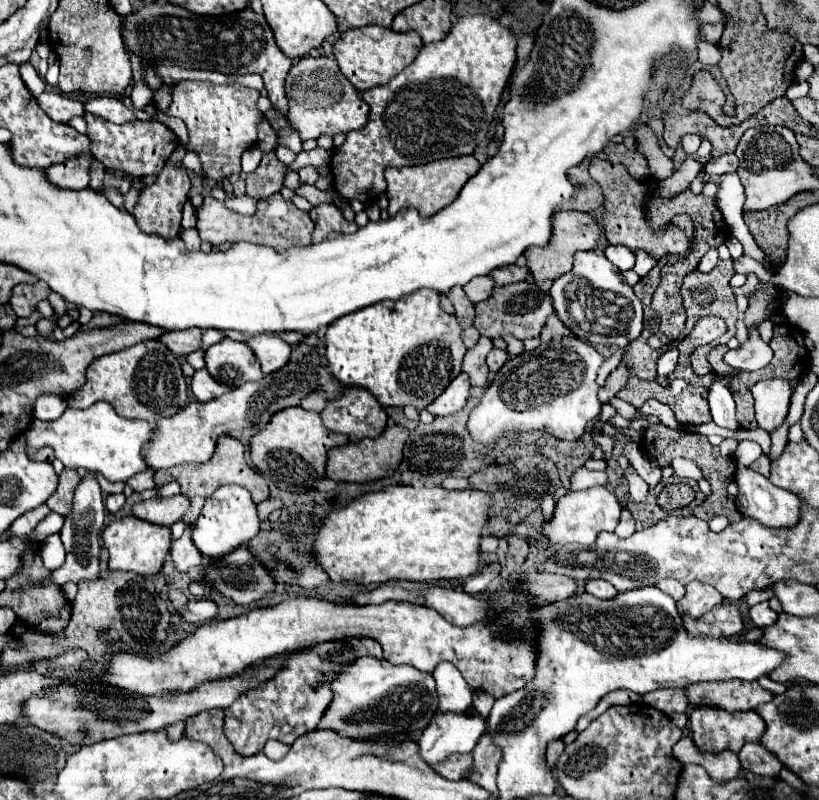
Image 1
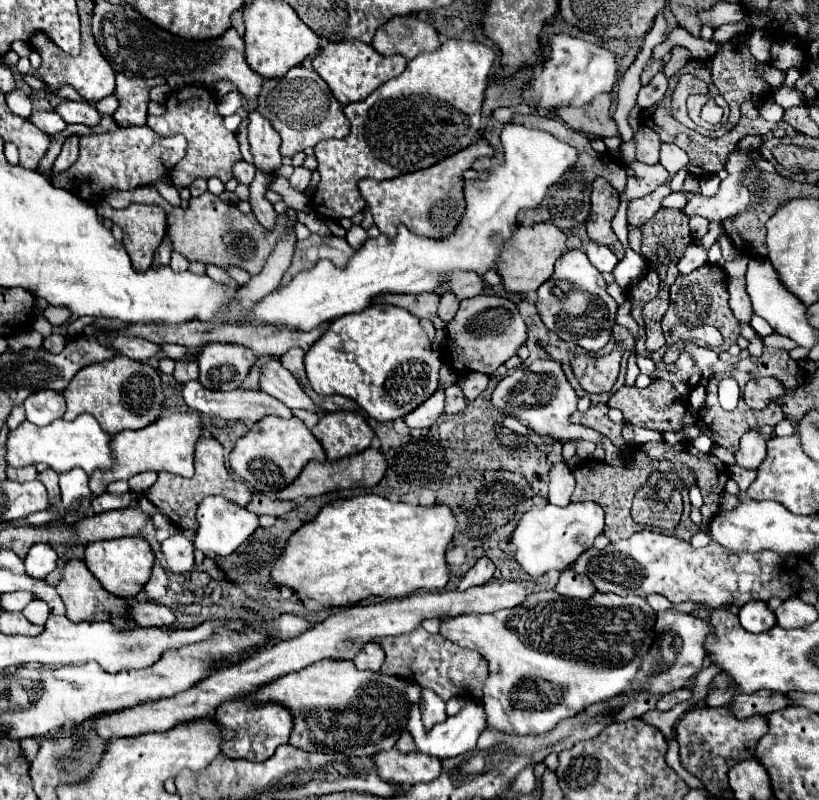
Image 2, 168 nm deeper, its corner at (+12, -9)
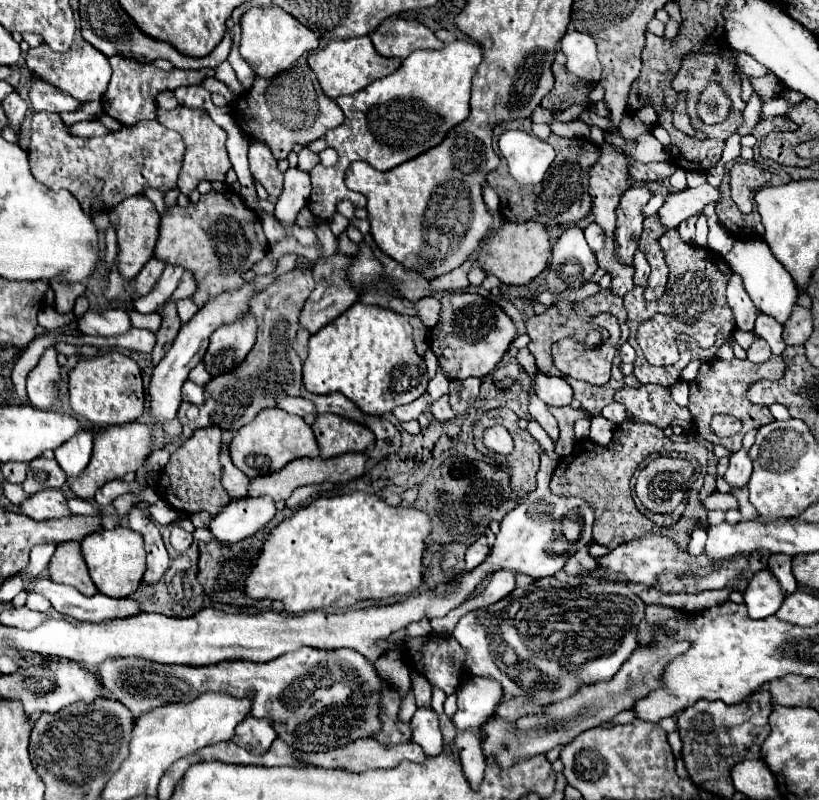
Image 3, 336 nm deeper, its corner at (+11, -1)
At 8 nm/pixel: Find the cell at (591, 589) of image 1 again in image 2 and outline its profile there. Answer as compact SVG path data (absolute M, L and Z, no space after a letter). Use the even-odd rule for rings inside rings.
M573 570L561 572L561 578L559 578L555 590L563 596L569 596L569 598L591 598L591 594L597 592L593 582L587 576L577 574Z

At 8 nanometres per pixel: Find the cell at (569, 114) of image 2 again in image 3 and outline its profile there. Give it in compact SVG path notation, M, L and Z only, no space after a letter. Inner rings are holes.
M562 52L556 54L556 60L552 64L552 72L554 72L554 88L550 90L550 94L546 94L542 98L542 108L550 110L550 112L558 112L558 110L566 110L574 104L586 106L588 102L588 94L590 94L590 86L584 80L574 78L568 70L566 70L566 58Z

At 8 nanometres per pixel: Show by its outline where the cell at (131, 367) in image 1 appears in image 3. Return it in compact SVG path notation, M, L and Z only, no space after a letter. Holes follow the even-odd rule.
M108 352L78 362L68 374L72 410L96 426L134 422L144 412L144 380L140 366L120 352Z

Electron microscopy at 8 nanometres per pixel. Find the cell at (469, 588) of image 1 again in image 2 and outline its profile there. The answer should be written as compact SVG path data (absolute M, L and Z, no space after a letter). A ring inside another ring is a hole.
M479 558L477 564L461 578L459 582L459 590L467 590L471 586L477 586L477 584L485 584L493 578L493 572L495 572L495 566L489 558Z

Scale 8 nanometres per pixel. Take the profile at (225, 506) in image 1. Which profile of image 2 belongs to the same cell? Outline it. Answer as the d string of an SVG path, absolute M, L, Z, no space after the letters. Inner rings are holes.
M209 496L201 502L197 510L197 522L199 522L199 530L195 534L193 544L207 556L233 554L259 528L259 516L255 512L249 512L247 508L241 508L221 496Z

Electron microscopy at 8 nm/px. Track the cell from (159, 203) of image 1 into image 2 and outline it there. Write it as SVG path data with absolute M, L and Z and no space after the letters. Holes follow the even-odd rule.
M107 202L97 206L97 214L109 218L123 230L123 246L137 272L151 268L153 254L161 244L167 228L165 212L159 206L131 204L125 210L115 210Z

